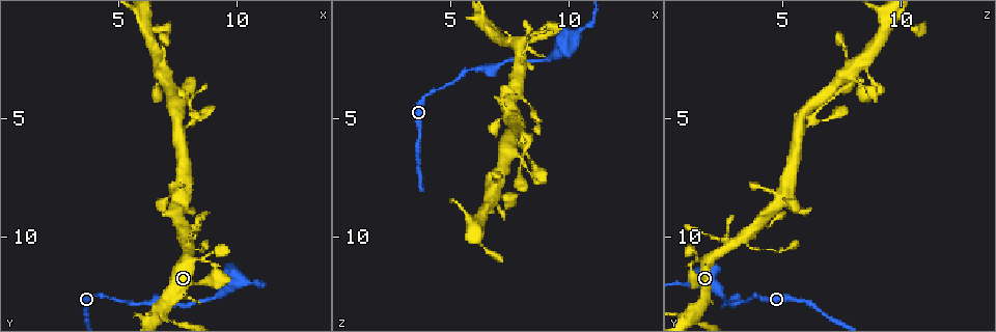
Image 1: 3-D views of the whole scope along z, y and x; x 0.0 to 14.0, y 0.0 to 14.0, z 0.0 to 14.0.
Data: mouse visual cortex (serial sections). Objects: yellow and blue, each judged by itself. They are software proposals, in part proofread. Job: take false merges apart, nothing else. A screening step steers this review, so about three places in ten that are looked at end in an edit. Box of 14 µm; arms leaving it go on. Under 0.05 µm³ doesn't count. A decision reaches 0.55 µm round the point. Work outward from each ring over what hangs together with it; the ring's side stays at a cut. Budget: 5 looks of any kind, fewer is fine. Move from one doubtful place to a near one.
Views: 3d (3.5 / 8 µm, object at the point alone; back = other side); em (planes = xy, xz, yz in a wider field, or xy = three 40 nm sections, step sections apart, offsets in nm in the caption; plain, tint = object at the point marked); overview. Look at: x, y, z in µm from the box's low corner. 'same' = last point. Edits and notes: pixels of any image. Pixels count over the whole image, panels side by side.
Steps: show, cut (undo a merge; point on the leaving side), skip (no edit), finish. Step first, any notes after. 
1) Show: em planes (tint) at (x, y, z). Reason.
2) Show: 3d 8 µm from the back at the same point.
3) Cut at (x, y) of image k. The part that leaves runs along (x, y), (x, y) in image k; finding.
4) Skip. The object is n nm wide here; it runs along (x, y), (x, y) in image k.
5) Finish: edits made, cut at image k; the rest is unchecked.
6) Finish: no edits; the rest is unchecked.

Show: 3d 3.5 µm at (7.4, 8.3, 5.1). Sharp bend.

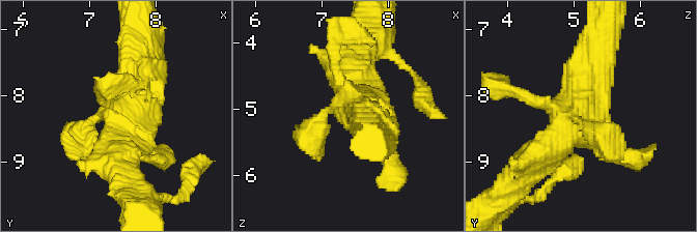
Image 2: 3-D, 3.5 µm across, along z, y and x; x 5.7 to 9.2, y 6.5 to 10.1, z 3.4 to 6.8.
Show: em planes (tint) at (7.40, 8.30, 5.05).

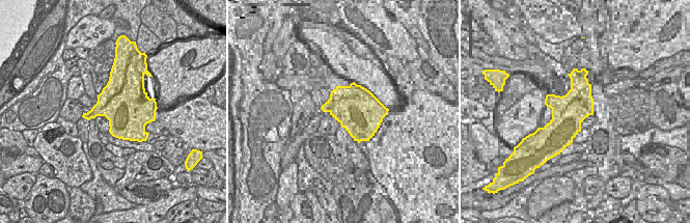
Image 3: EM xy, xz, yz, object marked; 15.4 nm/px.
Skip. The object is 750 nm wide here; it runs along (527, 168), (588, 108), (598, 54) in image 2; continuous, no second cell.

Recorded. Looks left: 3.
Show: 3d 3.5 µm from the back at (8.0, 5.2, 6.2). Branch point.

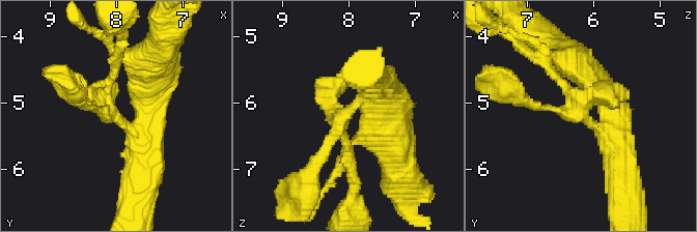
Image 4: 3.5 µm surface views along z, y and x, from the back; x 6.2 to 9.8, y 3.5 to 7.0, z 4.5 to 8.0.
Show: em xy step 1 (tint) at (8.05, 5.15, 6.20). Need the tissue.

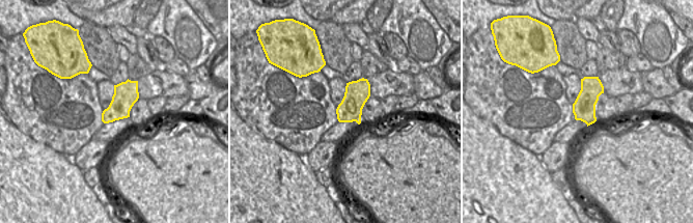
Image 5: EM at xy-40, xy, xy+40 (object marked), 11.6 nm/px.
Show: em xy step 2 (tint) at the same point. Cut it another way.

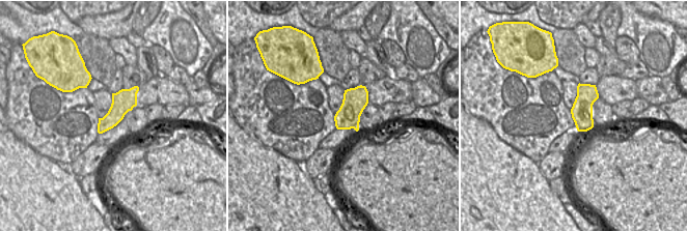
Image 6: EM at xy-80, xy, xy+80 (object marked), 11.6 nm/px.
Skip. It runs along (378, 80), (339, 119), (310, 173) in image 4; continuous, no second cell.

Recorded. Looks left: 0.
Finish: no edits; the rest is unchecked.

